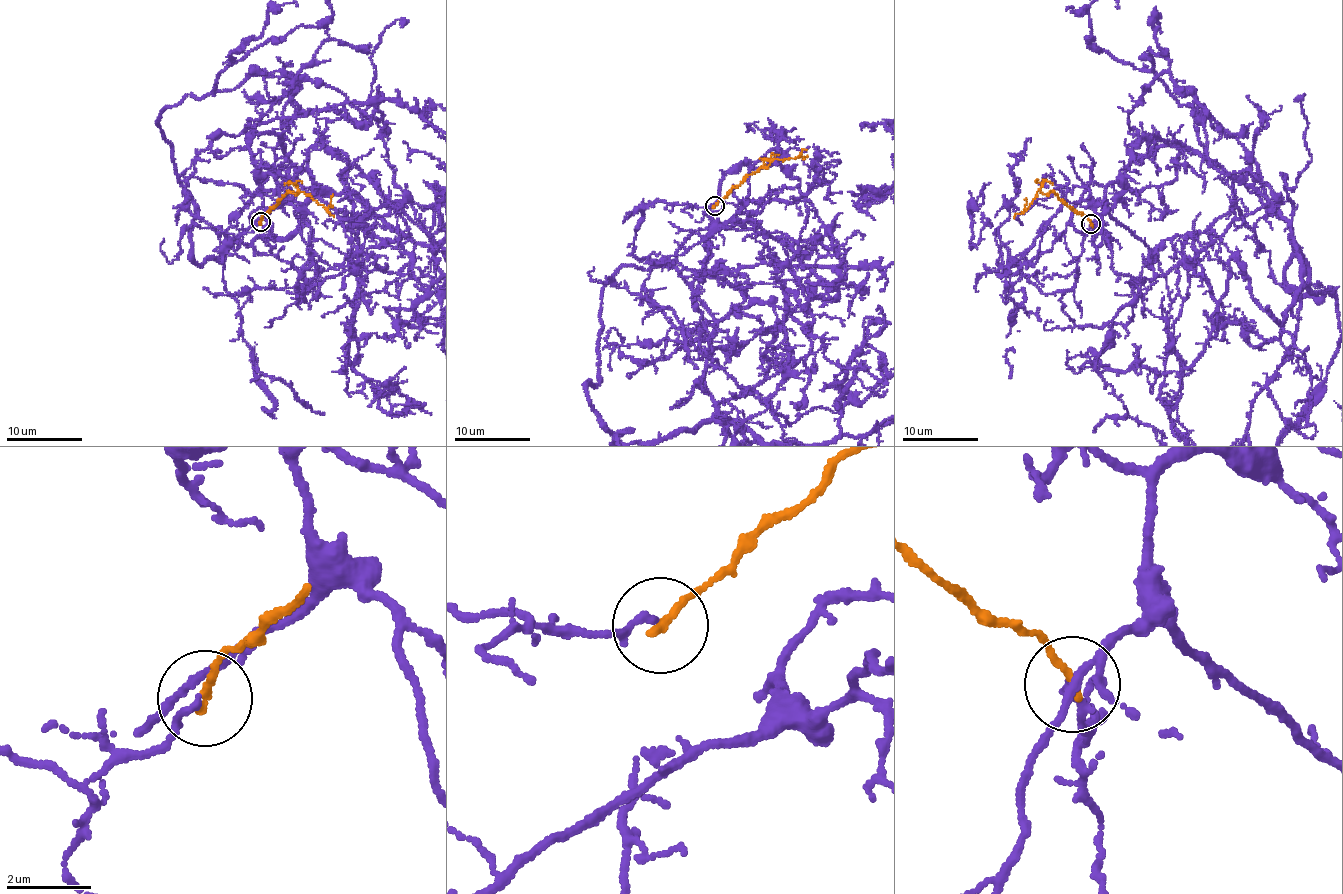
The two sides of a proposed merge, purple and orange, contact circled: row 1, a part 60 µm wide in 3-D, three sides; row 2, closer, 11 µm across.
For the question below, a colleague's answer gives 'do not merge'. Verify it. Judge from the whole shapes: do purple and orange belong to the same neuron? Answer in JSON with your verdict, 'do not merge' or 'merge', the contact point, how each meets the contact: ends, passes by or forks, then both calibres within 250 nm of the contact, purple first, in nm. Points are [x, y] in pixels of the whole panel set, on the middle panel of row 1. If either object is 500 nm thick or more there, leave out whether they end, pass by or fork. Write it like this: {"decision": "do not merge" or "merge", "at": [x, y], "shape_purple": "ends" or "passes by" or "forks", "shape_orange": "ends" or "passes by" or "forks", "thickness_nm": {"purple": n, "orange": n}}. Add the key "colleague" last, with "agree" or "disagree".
{"decision": "merge", "at": [714, 206], "shape_purple": "ends", "shape_orange": "ends", "thickness_nm": {"purple": 150, "orange": 180}, "colleague": "disagree"}

